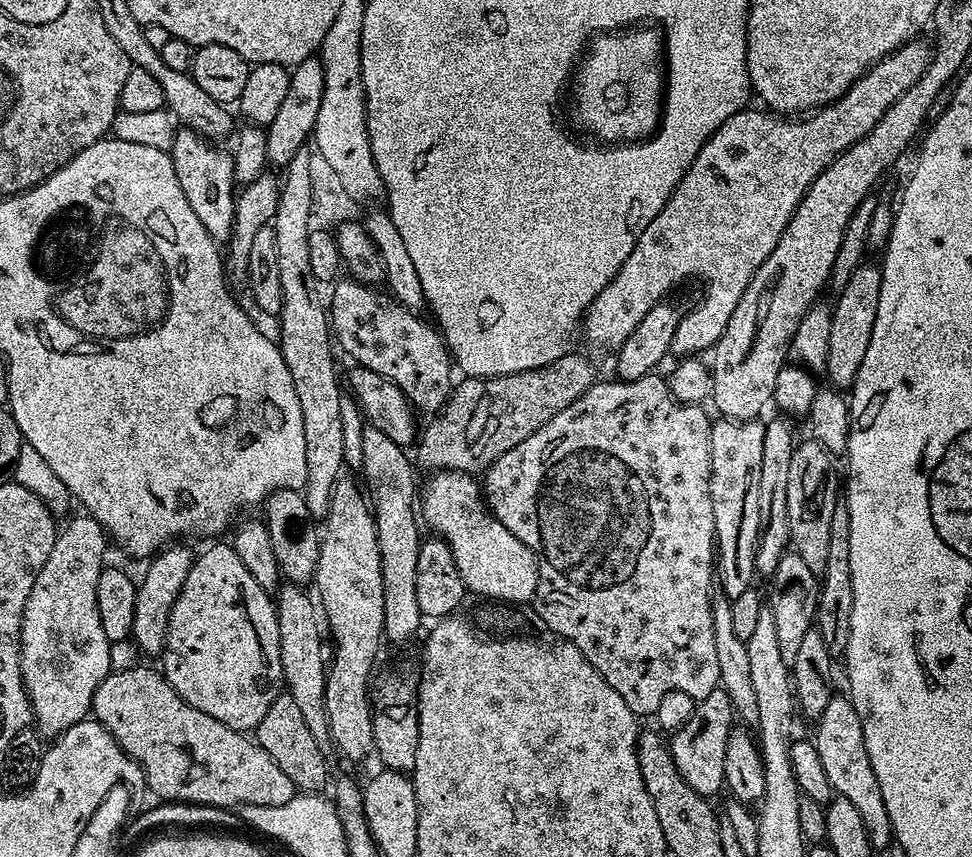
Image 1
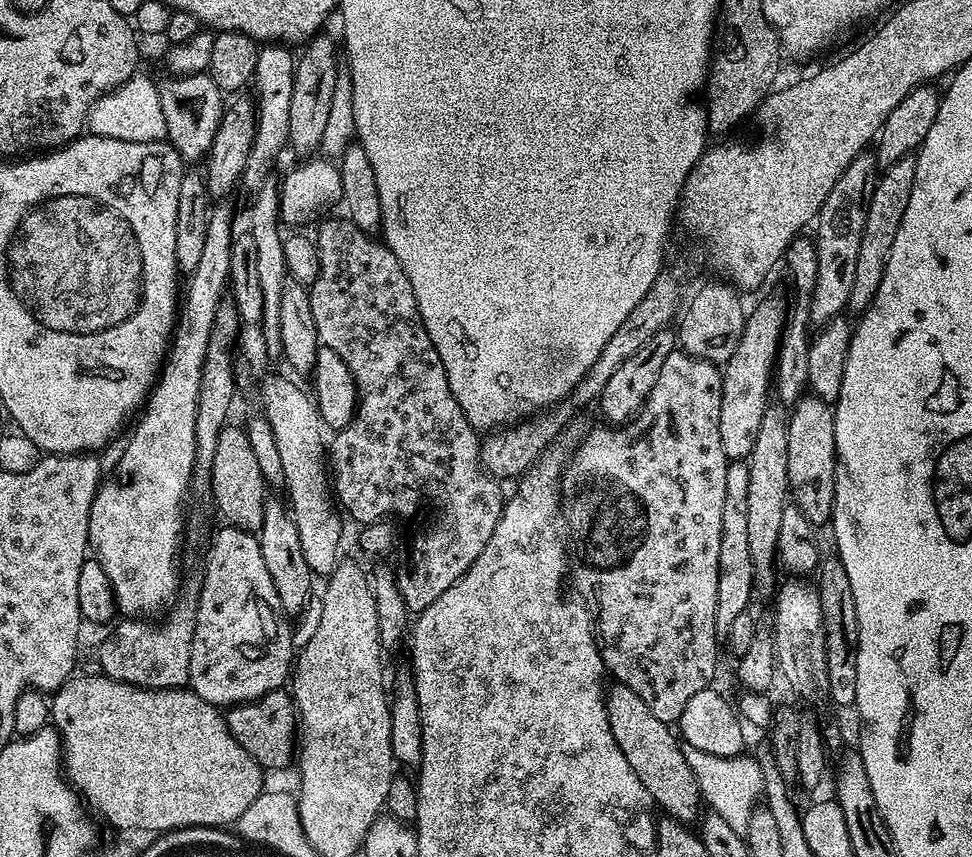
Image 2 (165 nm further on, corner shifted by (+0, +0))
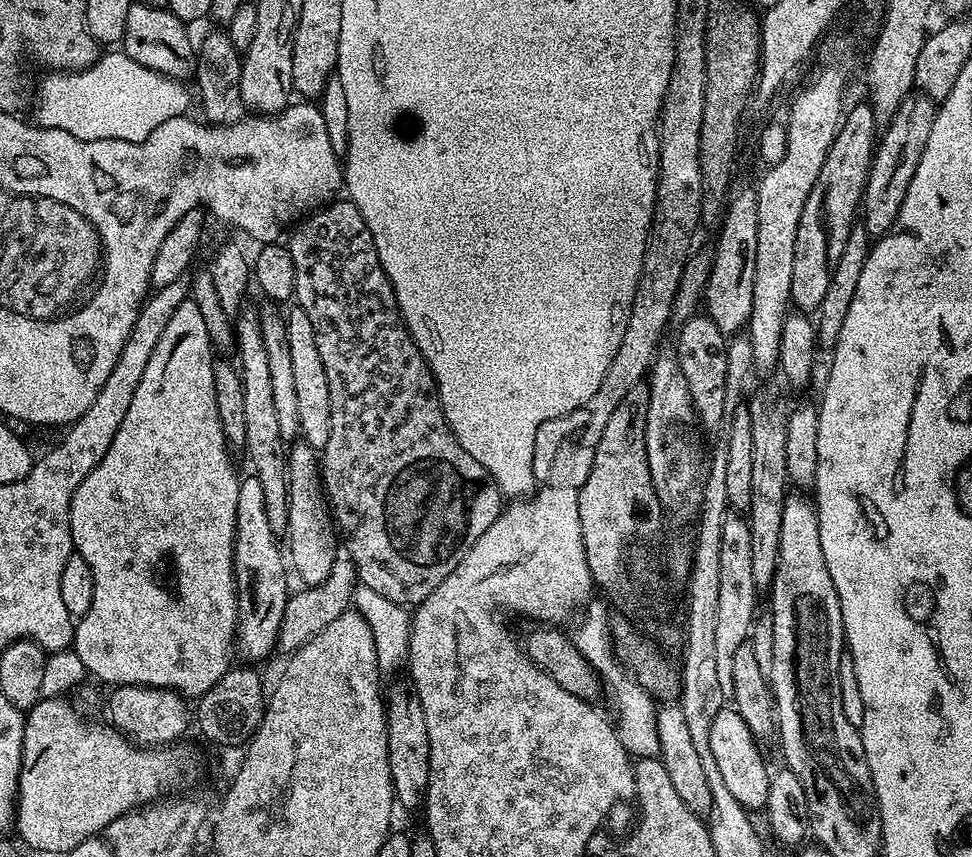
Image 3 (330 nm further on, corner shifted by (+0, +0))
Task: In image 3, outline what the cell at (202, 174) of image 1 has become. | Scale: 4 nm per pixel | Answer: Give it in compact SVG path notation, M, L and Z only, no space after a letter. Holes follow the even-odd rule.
M134 2L128 7L122 48L138 66L146 66L158 74L172 80L187 81L196 70L196 53L194 40L188 37L189 29L183 20L168 8L142 6Z

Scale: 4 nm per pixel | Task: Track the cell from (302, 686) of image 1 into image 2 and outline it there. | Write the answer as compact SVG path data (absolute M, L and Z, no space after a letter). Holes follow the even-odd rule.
M265 499L258 539L266 570L270 570L270 579L274 581L274 590L278 594L279 611L283 612L285 617L293 618L292 616L298 615L308 604L314 575L302 552L296 519L292 516L289 505L281 500Z

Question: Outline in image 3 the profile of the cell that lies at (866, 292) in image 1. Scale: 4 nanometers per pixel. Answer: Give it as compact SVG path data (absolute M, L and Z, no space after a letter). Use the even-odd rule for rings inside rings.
M909 94L902 102L902 106L898 106L898 114L894 114L894 118L890 118L890 122L883 125L872 154L872 165L868 171L868 181L862 197L862 227L867 230L869 237L885 236L894 226L898 218L898 210L902 210L902 201L906 199L906 190L910 190L910 181L914 179L914 170L918 170L918 162L922 162L922 150L926 150L930 130L934 130L937 107L937 101L931 100L929 96Z

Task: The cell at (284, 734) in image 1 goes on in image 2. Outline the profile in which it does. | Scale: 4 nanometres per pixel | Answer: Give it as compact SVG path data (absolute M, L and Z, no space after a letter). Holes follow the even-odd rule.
M291 691L268 692L251 704L229 707L226 719L234 742L238 742L238 746L242 746L242 750L246 750L246 754L250 754L250 758L254 758L261 769L284 768L291 760L293 763L298 752L298 717Z

